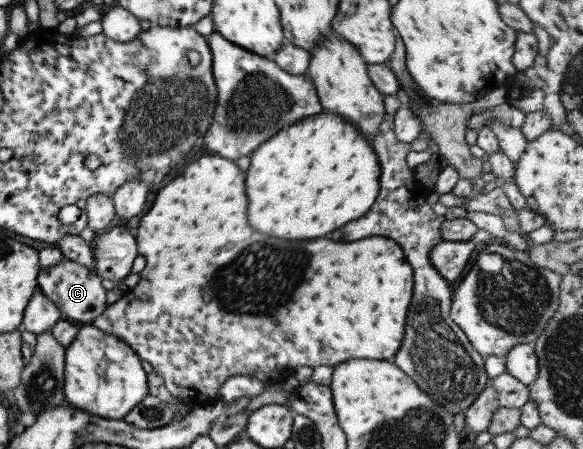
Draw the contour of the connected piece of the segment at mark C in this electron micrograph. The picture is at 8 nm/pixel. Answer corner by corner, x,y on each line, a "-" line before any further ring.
62,259
53,267
39,269
35,281
39,293
52,301
61,314
81,324
93,322
106,309
106,291
101,286
101,279
94,270
89,270
73,261

